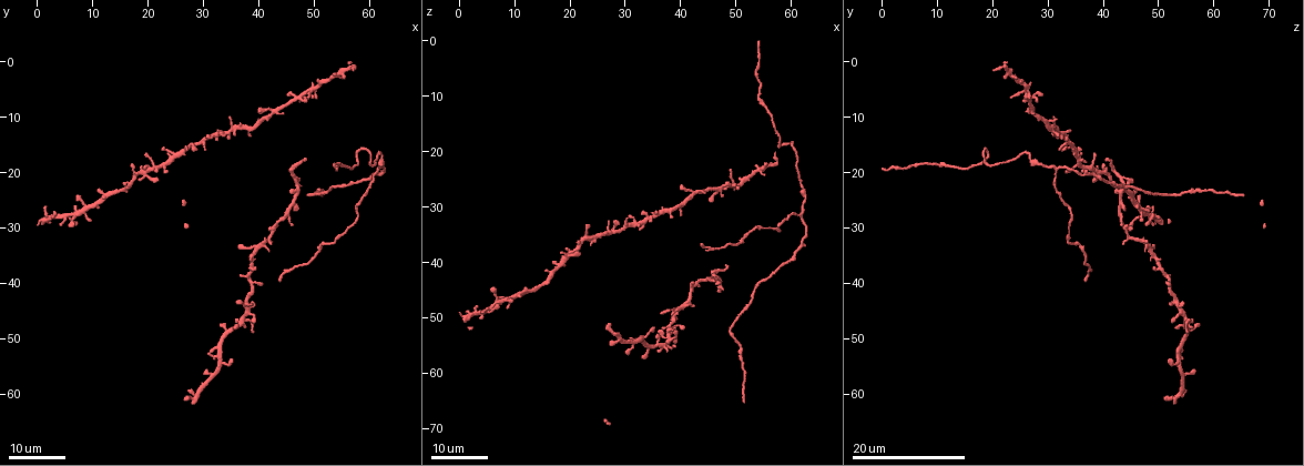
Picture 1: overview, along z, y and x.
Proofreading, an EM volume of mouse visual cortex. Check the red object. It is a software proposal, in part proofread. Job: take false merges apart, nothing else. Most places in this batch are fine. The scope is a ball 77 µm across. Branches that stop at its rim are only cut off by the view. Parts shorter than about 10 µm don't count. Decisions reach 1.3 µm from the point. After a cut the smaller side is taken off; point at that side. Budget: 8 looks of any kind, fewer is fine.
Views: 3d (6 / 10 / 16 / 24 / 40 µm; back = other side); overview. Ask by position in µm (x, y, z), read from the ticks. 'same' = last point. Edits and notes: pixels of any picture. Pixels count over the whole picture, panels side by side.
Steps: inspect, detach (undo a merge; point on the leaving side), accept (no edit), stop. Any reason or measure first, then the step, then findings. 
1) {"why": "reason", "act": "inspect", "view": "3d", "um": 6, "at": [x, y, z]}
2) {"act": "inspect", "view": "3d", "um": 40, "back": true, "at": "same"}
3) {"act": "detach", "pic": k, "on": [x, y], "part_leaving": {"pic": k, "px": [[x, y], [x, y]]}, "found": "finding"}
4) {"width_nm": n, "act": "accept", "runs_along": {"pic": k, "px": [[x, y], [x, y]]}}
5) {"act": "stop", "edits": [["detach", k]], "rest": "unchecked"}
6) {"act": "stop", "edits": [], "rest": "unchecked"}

{"why": "small branch off a trunk", "act": "inspect", "view": "3d", "um": 24, "at": [18.5, 19.5, 40.0]}

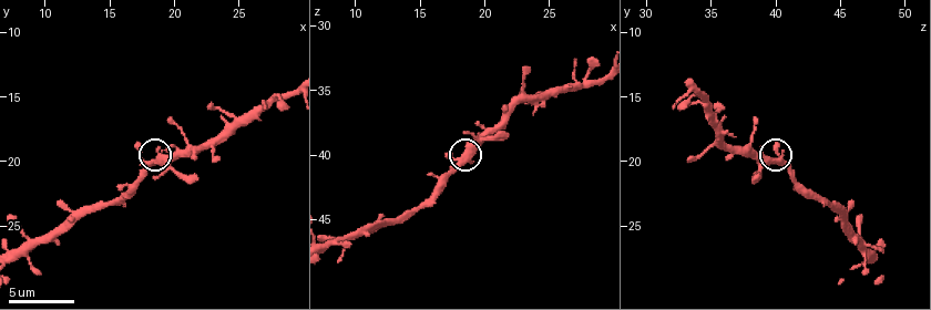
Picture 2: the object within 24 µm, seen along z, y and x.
{"why": "closer look", "act": "inspect", "view": "3d", "um": 6, "at": [18.4, 20.0, 40.4]}

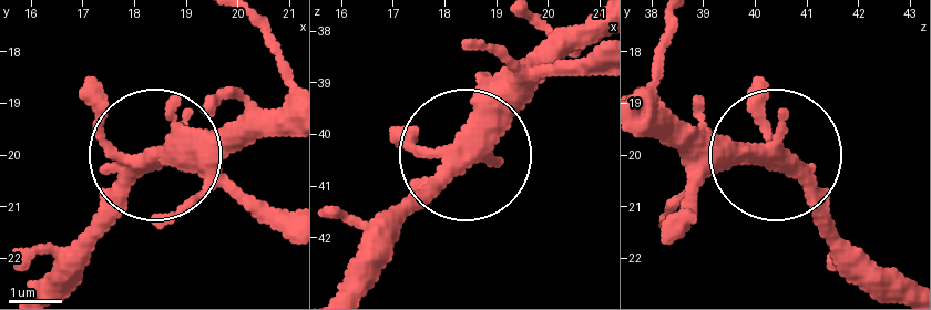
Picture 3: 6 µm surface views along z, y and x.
{"arms": 5, "act": "accept", "runs_along": {"pic": 3, "px": [[586, 24], [467, 153], [365, 231]]}, "found": "one cell here"}

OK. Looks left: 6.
{"why": "a fork", "act": "inspect", "view": "3d", "um": 16, "at": [38.5, 12.5, 31.0]}

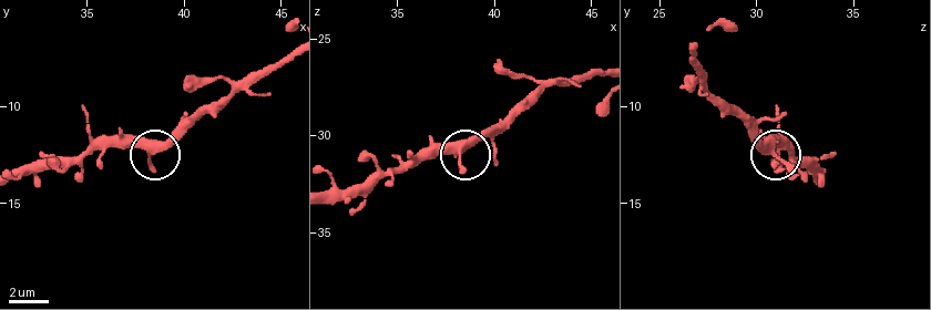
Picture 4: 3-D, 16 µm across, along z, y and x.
{"act": "inspect", "view": "3d", "um": 10, "at": [38.1, 12.5, 30.9]}

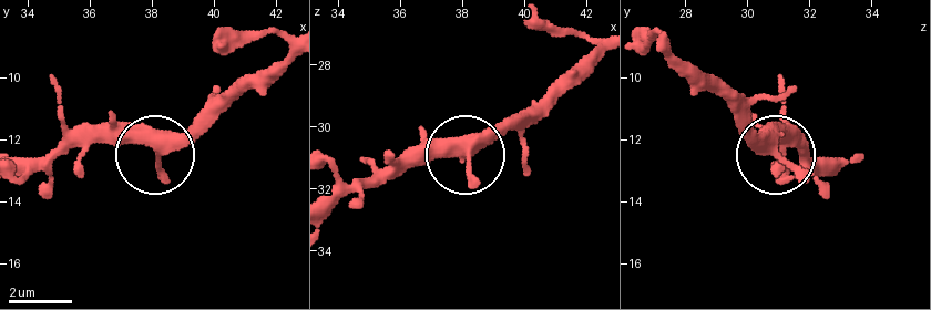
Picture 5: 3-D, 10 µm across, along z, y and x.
{"side_arm_um": 53, "arms": 3, "act": "accept", "found": "all the same cell"}

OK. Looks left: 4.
{"why": "three-way junction", "act": "inspect", "view": "3d", "um": 24, "at": [61.5, 19.5, 31.5]}

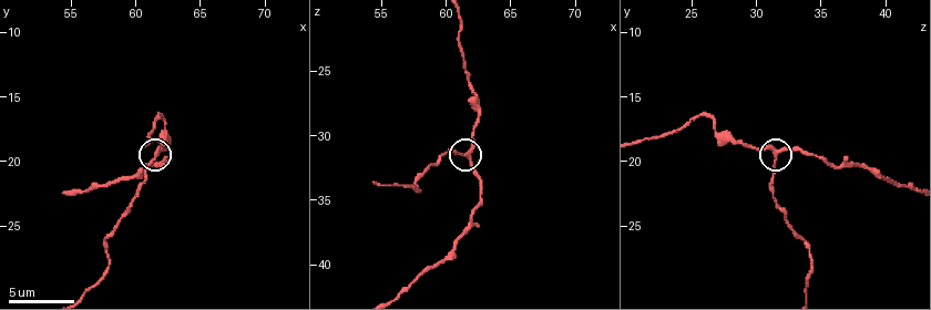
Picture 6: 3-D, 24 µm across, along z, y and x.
{"act": "inspect", "view": "3d", "um": 10, "at": [61.8, 19.4, 31.8]}

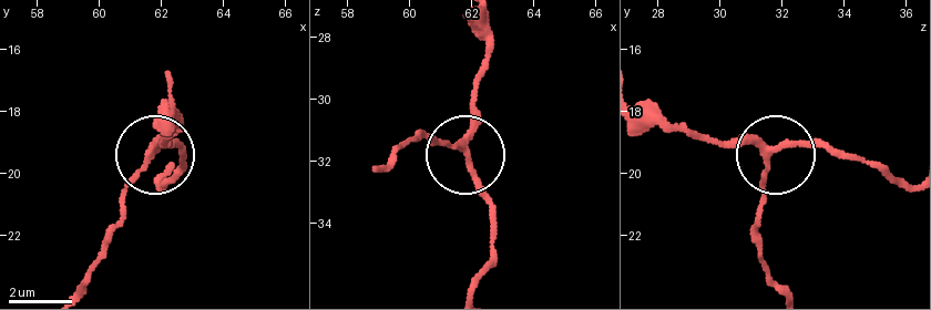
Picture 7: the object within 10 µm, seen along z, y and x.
{"why": "other side", "act": "inspect", "view": "3d", "um": 10, "back": true, "at": [61.7, 19.3, 31.6]}

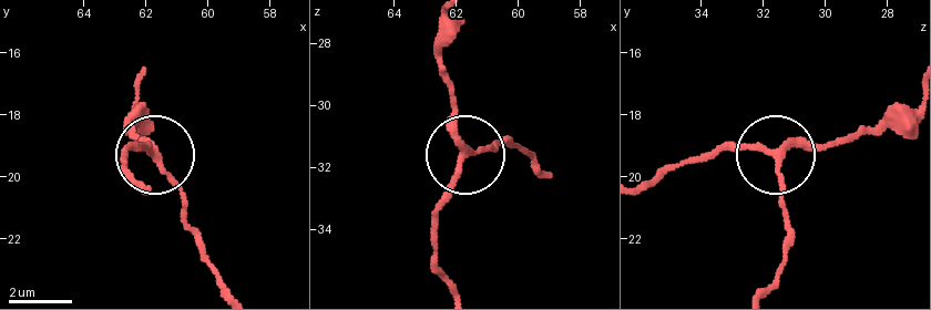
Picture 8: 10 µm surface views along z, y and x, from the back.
{"side_arm_um": 33, "arms": 3, "act": "accept", "found": "continuous, no second cell"}

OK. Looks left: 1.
{"act": "stop", "edits": [], "rest": "unchecked"}

